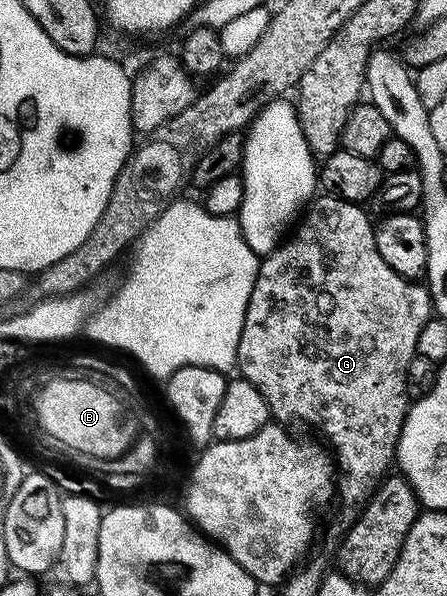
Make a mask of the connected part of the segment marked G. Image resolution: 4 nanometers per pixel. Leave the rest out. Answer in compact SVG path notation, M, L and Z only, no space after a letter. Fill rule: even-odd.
M317 196L312 199L311 205L300 219L301 227L297 231L296 229L292 231L293 239L289 238L268 257L260 259L257 279L251 288L251 296L243 320L243 332L239 336L236 369L240 377L255 384L255 388L259 388L259 392L269 401L270 411L278 419L298 418L299 421L310 422L313 426L321 426L325 422L325 434L330 442L328 445L335 451L335 462L340 473L342 470L353 482L369 482L372 478L380 479L390 469L388 466L391 466L397 453L401 426L405 422L405 416L409 413L411 405L411 397L409 398L408 394L409 365L412 364L413 358L418 357L419 332L423 332L423 328L431 317L431 299L428 285L405 278L399 272L393 271L391 265L383 260L376 248L374 223L369 223L369 218L361 211L364 209L360 205L343 204L340 198L332 196L324 197Z

